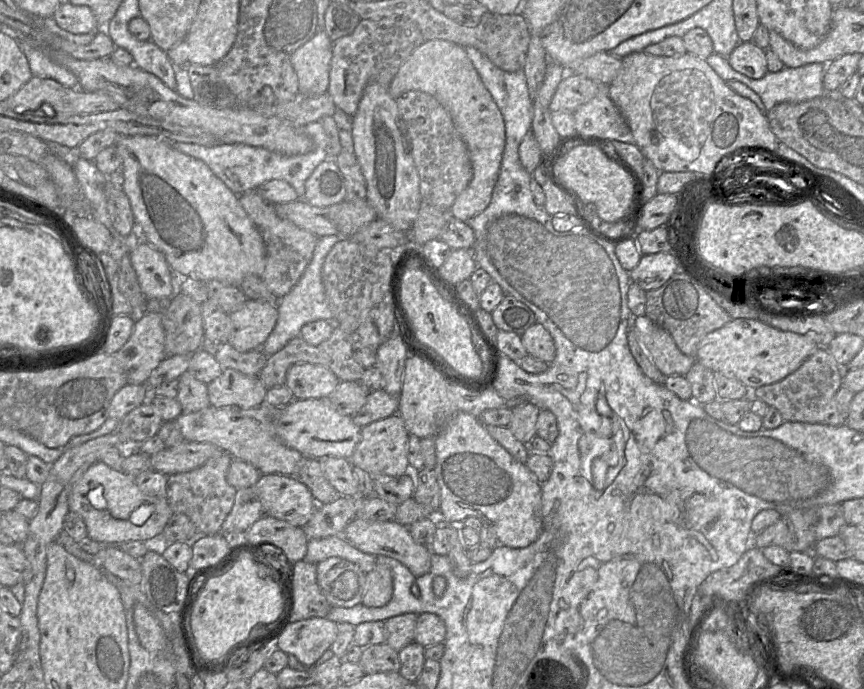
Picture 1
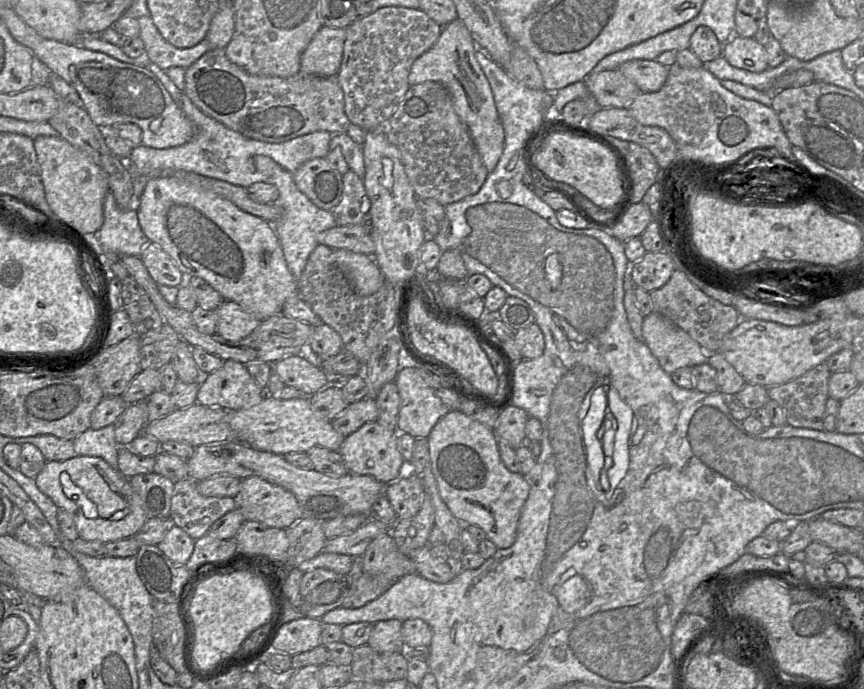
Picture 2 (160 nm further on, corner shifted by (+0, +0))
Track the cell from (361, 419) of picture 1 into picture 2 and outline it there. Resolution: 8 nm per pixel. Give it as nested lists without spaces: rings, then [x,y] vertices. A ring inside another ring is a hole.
[[[365,397],[349,404],[331,423],[338,433],[346,437],[365,423],[377,421],[377,419],[378,407],[375,397]]]

